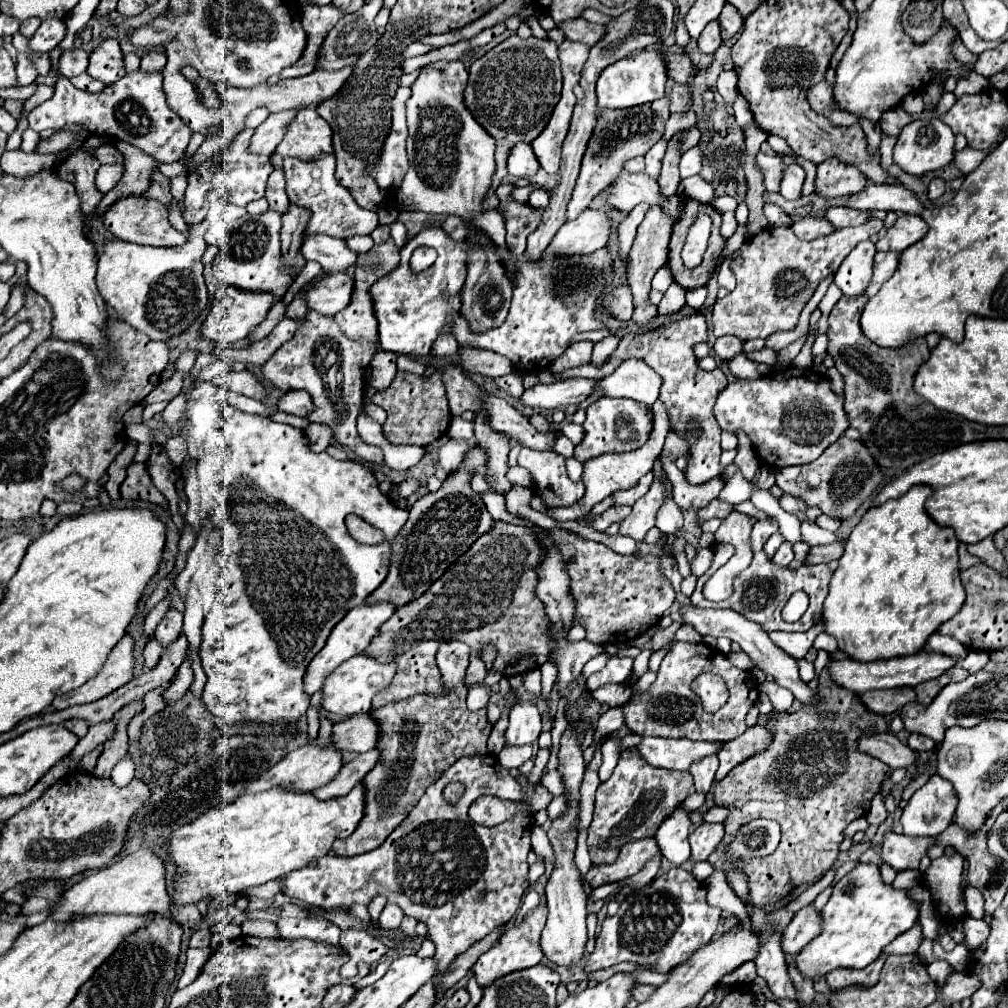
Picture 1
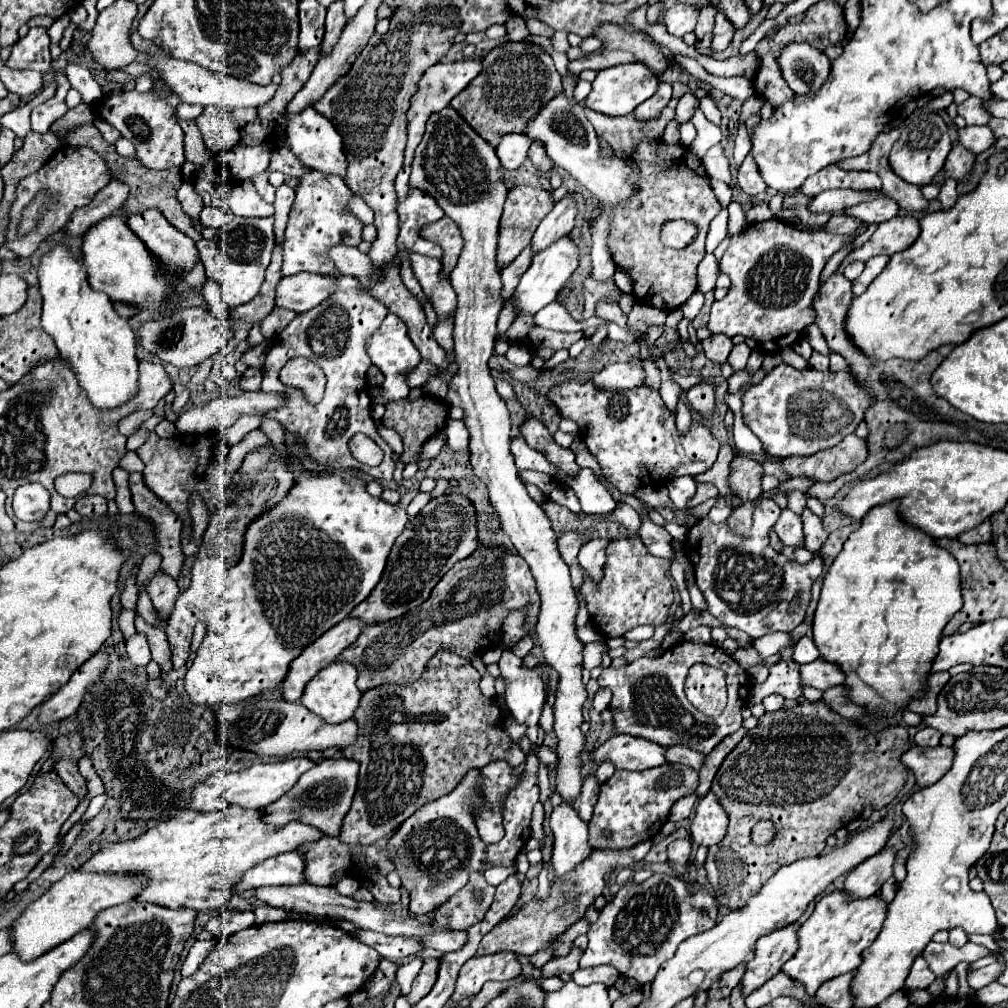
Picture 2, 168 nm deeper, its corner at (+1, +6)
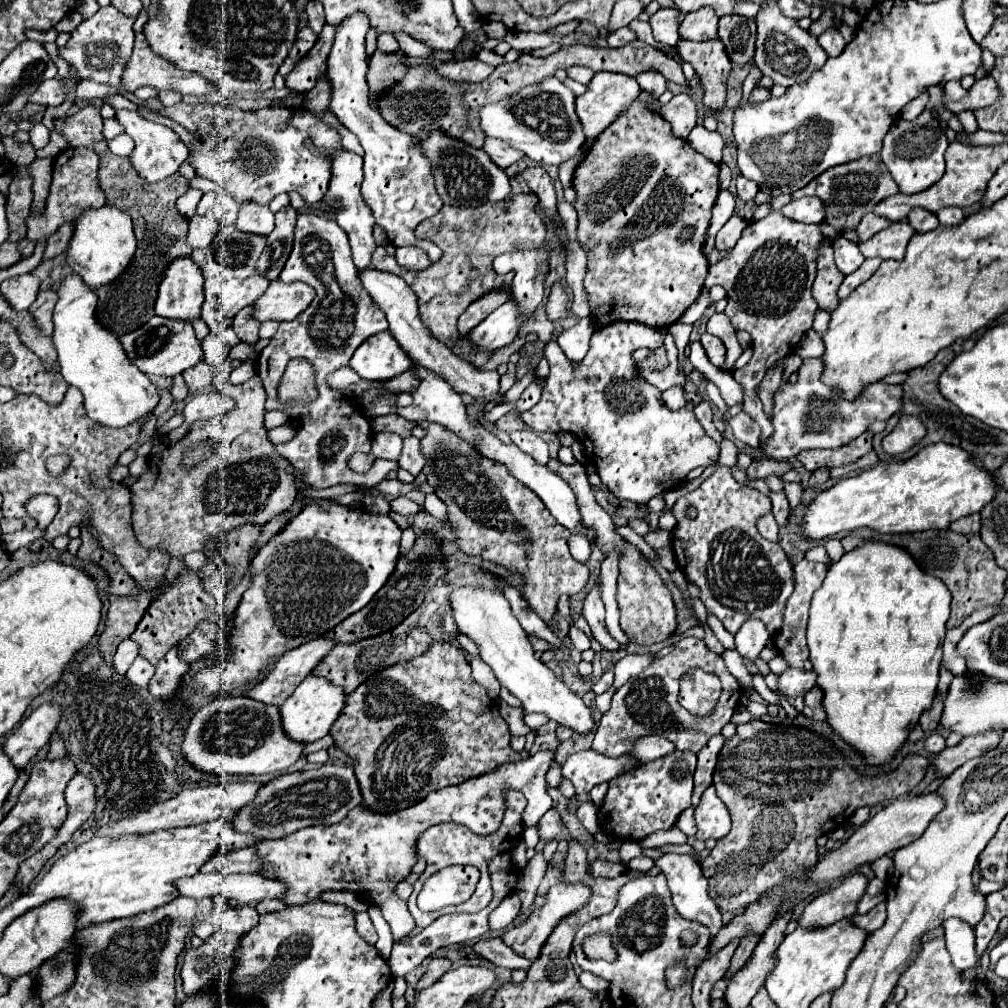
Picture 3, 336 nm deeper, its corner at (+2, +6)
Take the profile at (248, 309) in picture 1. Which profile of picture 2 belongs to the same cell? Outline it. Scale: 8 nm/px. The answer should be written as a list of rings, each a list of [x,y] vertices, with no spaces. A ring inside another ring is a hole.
[[[197,306],[197,308],[183,308],[171,318],[147,322],[139,330],[139,336],[141,336],[141,346],[147,352],[155,354],[157,358],[171,362],[175,366],[195,366],[205,358],[209,358],[211,354],[215,354],[217,350],[221,350],[233,338],[233,328],[231,320],[227,322],[217,320],[209,310]]]

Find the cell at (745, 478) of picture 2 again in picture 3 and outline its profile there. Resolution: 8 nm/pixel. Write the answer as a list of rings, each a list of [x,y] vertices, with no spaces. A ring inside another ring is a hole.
[[[768,456],[764,458],[758,458],[750,464],[748,468],[748,480],[756,480],[756,478],[766,478],[768,474],[776,474],[776,476],[782,476],[786,474],[788,470],[792,470],[792,466],[788,462],[776,462]]]

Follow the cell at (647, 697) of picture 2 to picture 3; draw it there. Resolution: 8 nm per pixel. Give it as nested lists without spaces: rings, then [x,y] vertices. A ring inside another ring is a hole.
[[[682,638],[680,642],[674,644],[674,650],[668,656],[654,660],[638,676],[630,678],[624,686],[620,686],[614,692],[610,710],[604,712],[590,748],[608,758],[620,756],[626,752],[626,744],[632,744],[636,738],[658,734],[668,738],[678,750],[700,752],[706,746],[706,742],[714,734],[720,734],[722,726],[730,722],[730,716],[738,706],[738,698],[740,698],[740,684],[728,672],[722,656],[708,650],[706,644],[698,638]],[[692,668],[702,668],[704,672],[716,674],[722,682],[722,694],[710,716],[694,716],[686,712],[686,708],[682,708],[678,702],[680,676]]]

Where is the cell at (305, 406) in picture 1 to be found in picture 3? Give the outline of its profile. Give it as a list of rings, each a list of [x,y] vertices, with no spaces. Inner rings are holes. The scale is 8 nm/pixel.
[[[214,390],[210,394],[190,396],[186,406],[184,406],[184,424],[168,434],[168,446],[182,440],[192,422],[210,420],[210,418],[214,418],[214,416],[218,416],[222,412],[232,410],[232,408],[234,408],[234,402],[230,398],[226,398],[226,396],[222,396],[218,390]]]

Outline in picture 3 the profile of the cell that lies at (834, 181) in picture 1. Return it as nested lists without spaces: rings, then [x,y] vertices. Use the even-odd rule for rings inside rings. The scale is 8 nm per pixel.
[[[878,154],[874,156],[862,156],[860,160],[852,160],[848,164],[840,164],[836,168],[830,168],[828,172],[822,172],[816,180],[812,180],[812,184],[804,186],[802,190],[796,190],[792,192],[792,200],[798,200],[798,198],[804,198],[804,196],[816,196],[824,202],[824,222],[826,224],[832,224],[838,232],[844,232],[844,230],[856,230],[856,226],[860,224],[862,216],[872,212],[872,208],[888,198],[888,196],[894,196],[898,194],[898,186],[896,182],[892,180],[888,168],[884,166],[884,162],[880,160]]]

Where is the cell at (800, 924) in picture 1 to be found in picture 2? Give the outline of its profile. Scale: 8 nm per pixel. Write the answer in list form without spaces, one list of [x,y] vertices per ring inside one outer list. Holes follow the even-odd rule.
[[[793,922],[785,928],[779,928],[767,936],[761,936],[761,940],[757,940],[755,958],[747,964],[747,972],[741,980],[745,996],[755,992],[757,988],[761,988],[765,984],[765,980],[775,976],[781,970],[781,966],[797,952],[797,948],[799,948],[797,930],[799,928],[801,928],[801,924]]]

